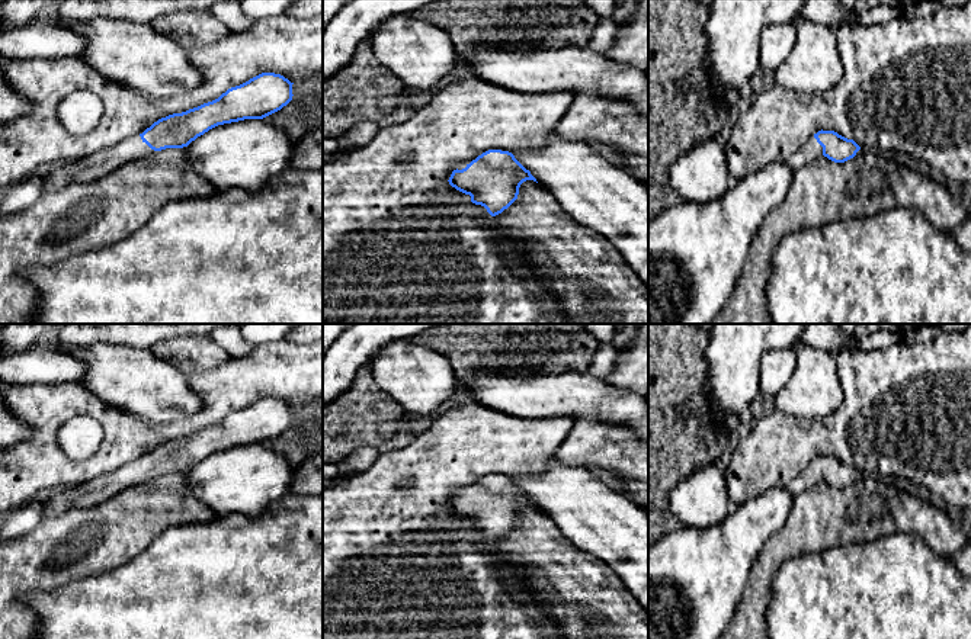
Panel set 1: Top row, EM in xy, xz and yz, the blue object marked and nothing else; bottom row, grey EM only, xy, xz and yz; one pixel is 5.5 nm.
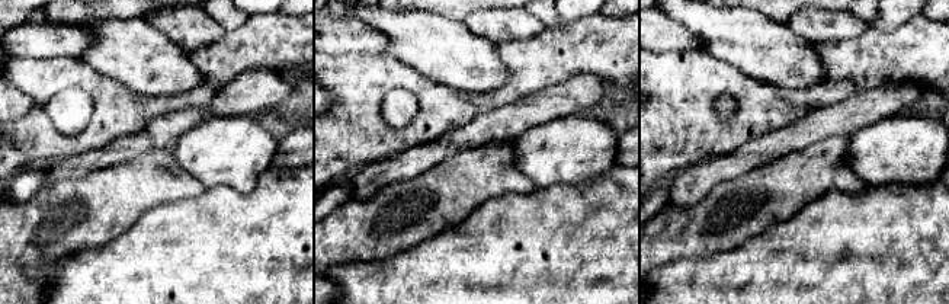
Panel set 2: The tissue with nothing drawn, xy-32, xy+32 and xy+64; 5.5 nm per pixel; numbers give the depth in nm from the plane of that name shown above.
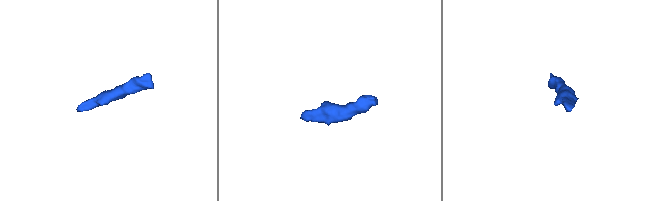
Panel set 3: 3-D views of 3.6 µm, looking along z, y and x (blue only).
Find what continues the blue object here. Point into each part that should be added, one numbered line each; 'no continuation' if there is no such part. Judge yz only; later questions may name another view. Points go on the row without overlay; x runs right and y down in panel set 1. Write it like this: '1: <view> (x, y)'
1: yz (811, 475)

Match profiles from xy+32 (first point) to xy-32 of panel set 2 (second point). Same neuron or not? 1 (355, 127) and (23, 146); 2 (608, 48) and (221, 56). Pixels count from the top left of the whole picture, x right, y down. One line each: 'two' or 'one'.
1: one
2: one

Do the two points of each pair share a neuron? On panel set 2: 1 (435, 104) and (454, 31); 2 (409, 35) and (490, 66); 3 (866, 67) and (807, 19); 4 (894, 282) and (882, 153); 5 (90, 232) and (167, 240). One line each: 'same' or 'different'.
1: different
2: same
3: different
4: different
5: different

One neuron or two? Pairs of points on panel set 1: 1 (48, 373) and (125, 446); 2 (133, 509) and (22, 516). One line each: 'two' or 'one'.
1: two
2: two

